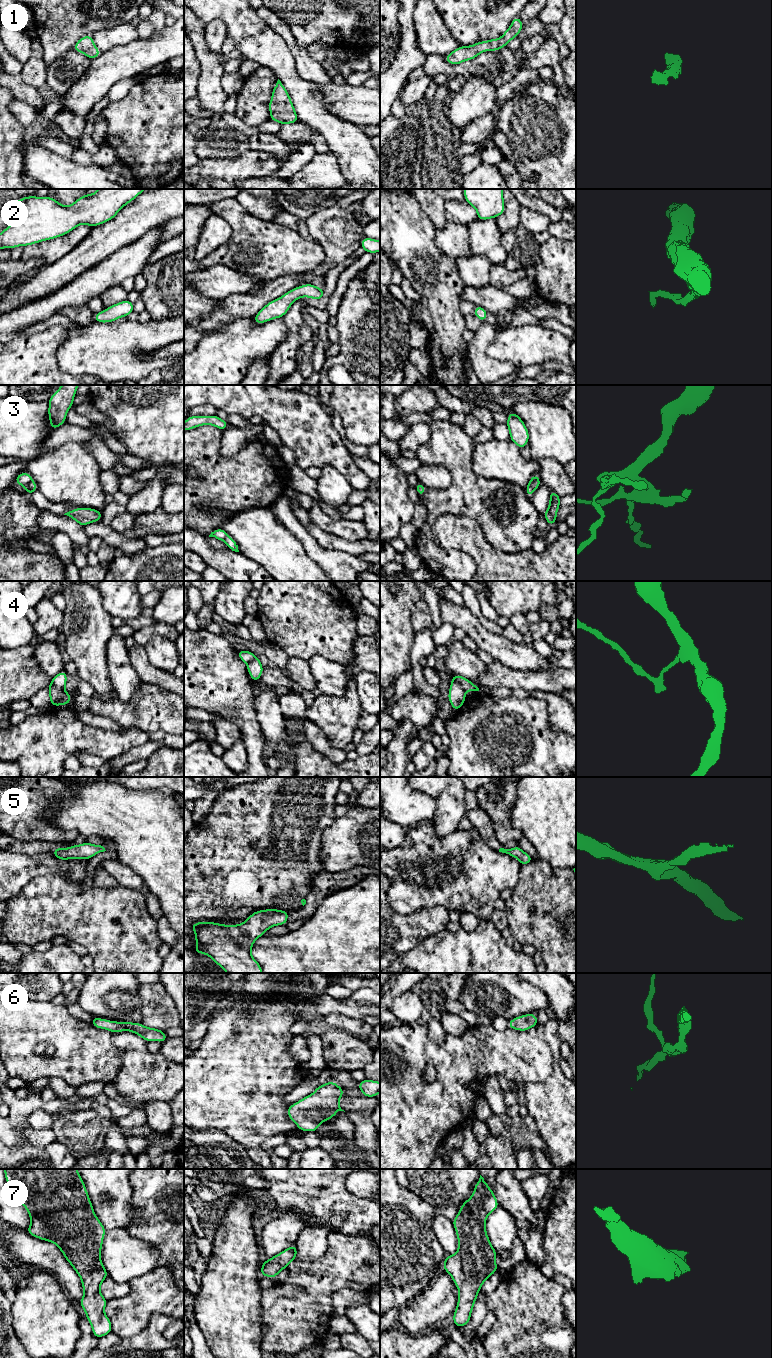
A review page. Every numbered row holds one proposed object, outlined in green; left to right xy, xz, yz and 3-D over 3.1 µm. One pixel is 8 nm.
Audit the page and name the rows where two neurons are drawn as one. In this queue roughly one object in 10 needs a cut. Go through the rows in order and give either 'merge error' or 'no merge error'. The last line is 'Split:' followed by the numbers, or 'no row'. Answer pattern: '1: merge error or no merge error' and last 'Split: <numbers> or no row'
1: no merge error
2: no merge error
3: merge error
4: merge error
5: no merge error
6: no merge error
7: no merge error
Split: 3, 4

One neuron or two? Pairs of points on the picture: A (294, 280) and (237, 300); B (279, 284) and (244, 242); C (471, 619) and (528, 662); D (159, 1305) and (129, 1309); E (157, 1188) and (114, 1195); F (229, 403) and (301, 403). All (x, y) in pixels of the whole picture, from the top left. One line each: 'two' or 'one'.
A: one
B: two
C: one
D: one
E: two
F: one

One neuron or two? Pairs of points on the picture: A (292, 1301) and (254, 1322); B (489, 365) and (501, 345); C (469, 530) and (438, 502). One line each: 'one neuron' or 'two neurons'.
A: two neurons
B: two neurons
C: two neurons

